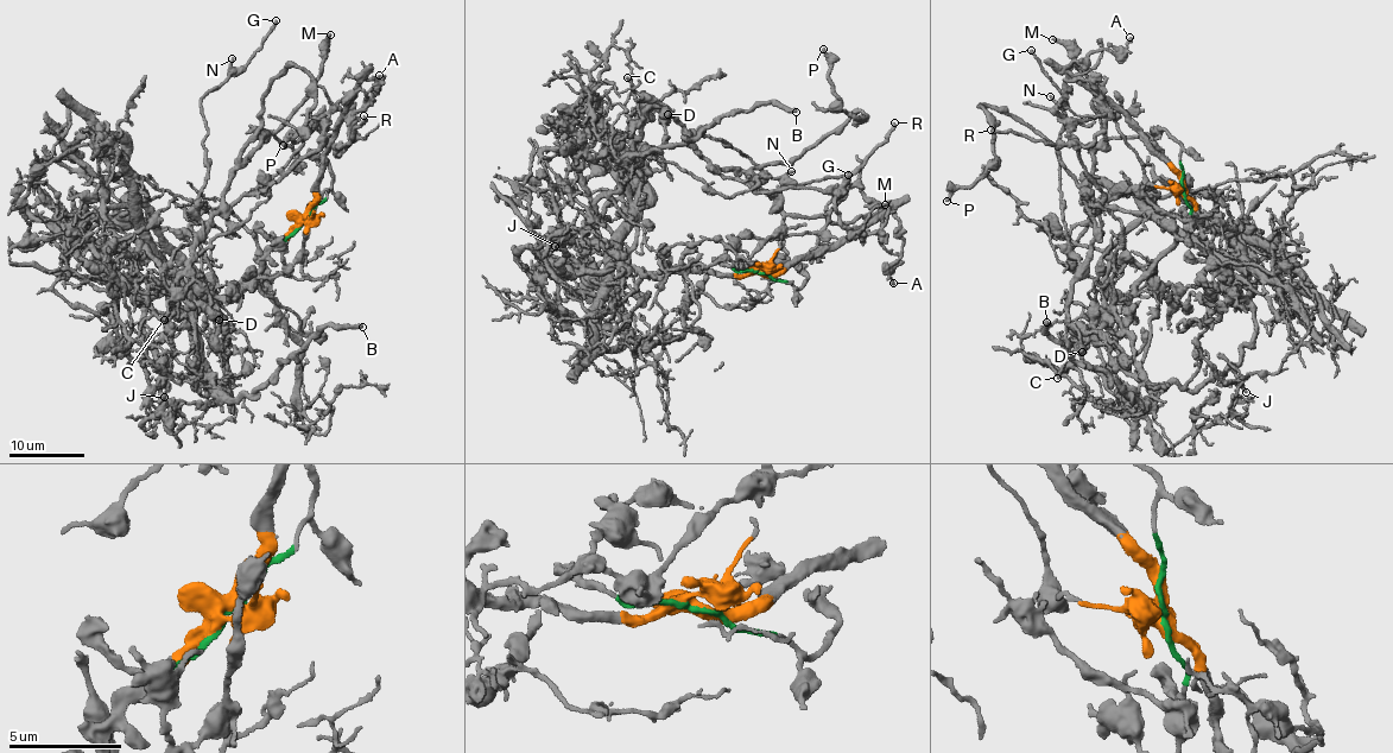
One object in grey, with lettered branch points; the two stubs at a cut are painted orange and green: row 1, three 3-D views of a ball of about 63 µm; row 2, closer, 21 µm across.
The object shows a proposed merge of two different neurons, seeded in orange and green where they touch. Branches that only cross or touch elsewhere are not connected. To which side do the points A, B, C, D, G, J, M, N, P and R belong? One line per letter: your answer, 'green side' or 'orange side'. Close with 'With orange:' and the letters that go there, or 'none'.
A: orange side
B: orange side
C: green side
D: green side
G: green side
J: orange side
M: green side
N: green side
P: green side
R: orange side
With orange: A, B, J, R

